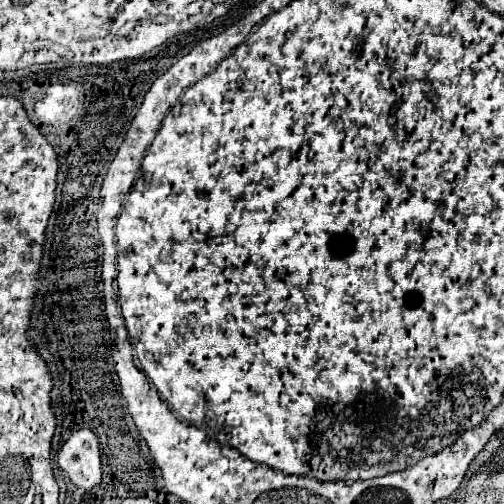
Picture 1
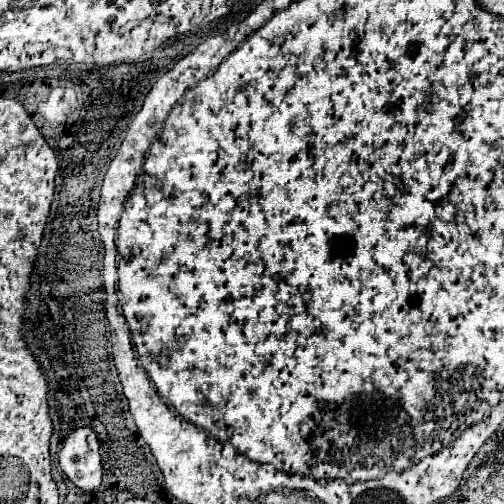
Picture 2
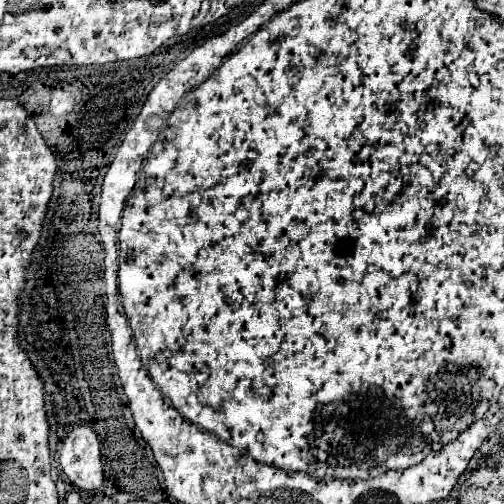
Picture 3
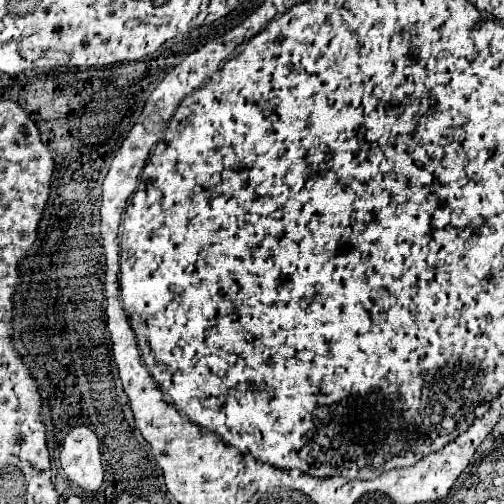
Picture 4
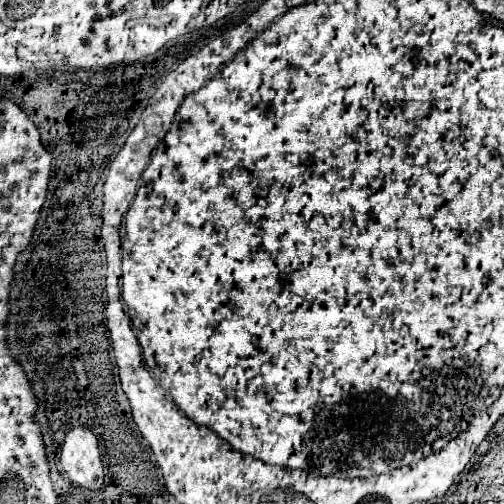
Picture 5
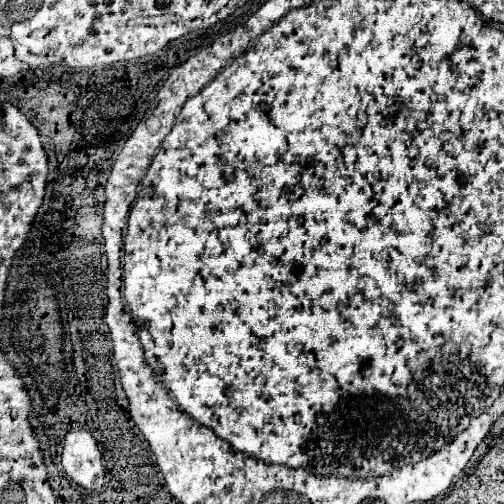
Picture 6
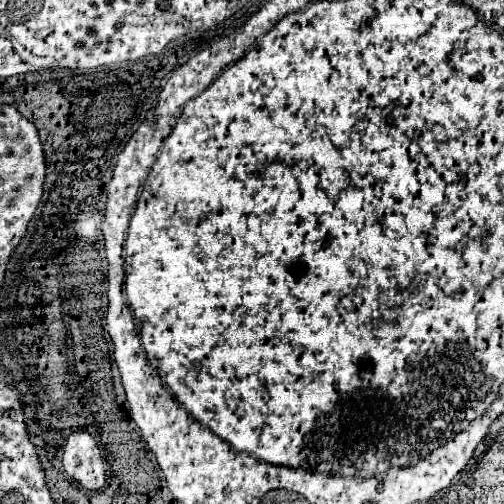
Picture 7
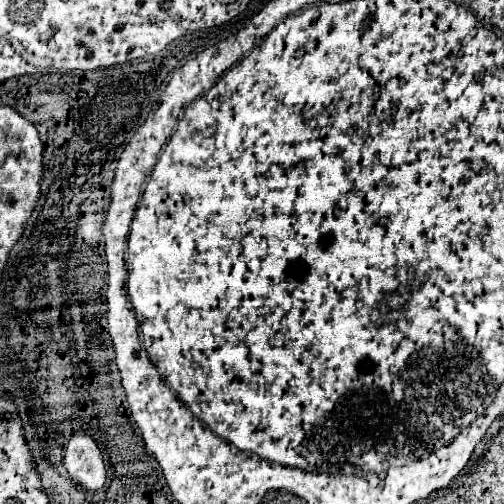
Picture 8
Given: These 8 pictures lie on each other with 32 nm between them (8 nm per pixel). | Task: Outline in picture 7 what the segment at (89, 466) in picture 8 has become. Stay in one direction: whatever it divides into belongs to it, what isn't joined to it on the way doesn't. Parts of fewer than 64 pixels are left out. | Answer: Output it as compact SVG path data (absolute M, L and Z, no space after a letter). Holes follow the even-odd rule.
M72 432L66 438L62 466L66 474L83 488L96 491L105 484L105 464L96 440L90 434Z

